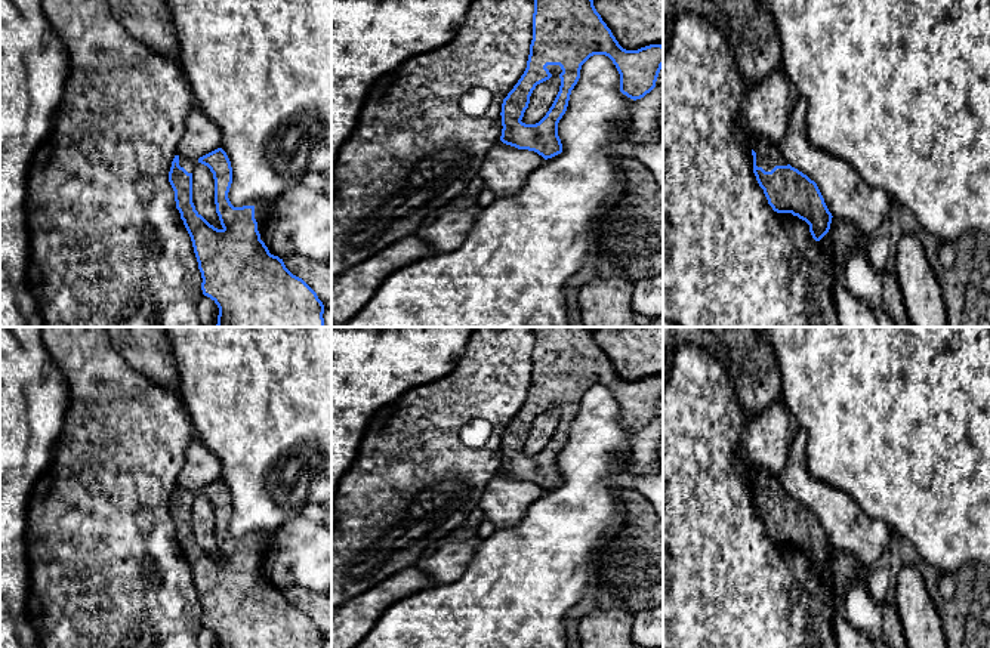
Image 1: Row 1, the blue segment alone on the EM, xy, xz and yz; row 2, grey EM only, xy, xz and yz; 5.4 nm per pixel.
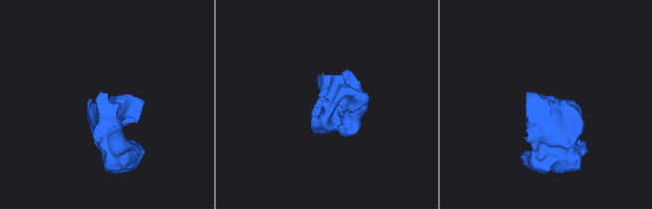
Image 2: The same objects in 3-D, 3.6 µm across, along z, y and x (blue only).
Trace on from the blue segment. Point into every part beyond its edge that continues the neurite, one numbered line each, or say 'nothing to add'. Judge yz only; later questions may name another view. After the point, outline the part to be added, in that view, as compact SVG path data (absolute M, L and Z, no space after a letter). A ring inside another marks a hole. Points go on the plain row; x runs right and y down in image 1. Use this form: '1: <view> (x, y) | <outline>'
1: yz (767, 488) | M759 469L750 476L756 484L756 497L762 499L765 503L771 503L775 497L787 497L789 494L783 487L772 478L767 470Z

